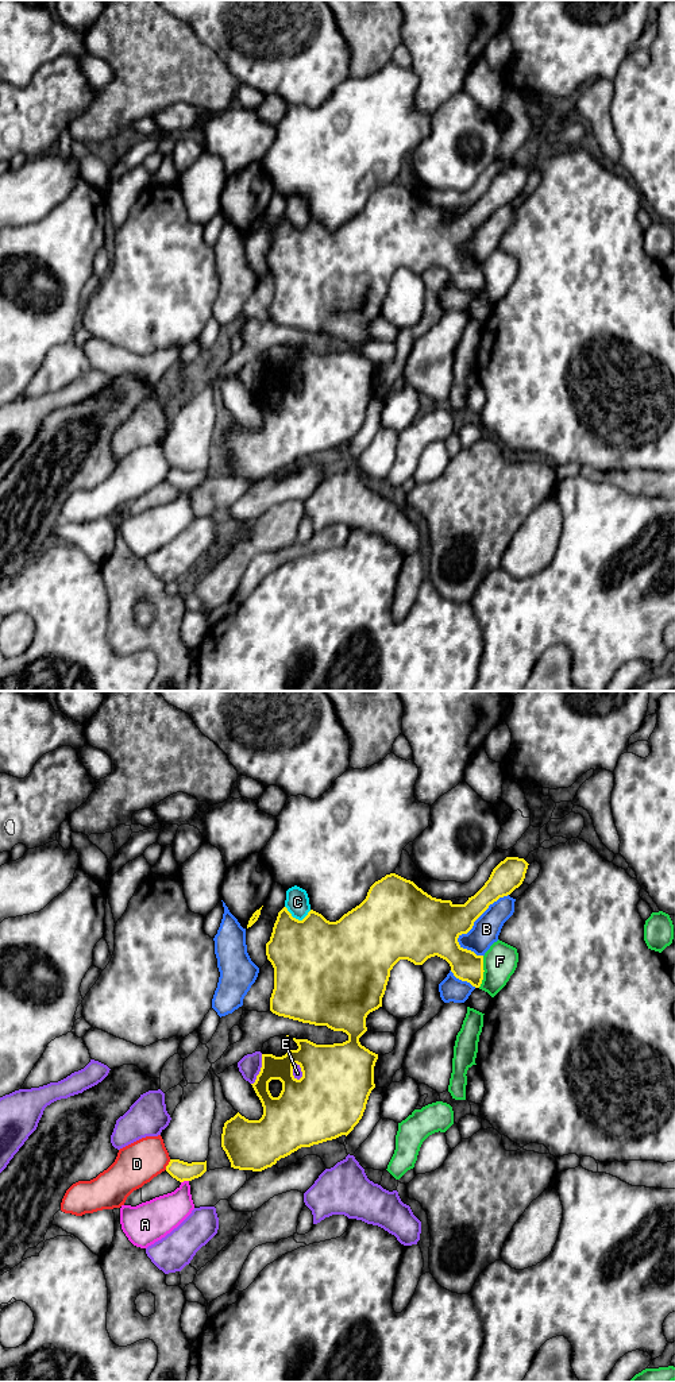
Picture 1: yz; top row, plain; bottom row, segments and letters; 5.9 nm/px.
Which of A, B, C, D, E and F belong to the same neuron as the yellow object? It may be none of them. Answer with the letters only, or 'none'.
none

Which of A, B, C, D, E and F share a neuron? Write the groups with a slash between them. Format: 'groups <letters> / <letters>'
groups A / B / C / D F / E

